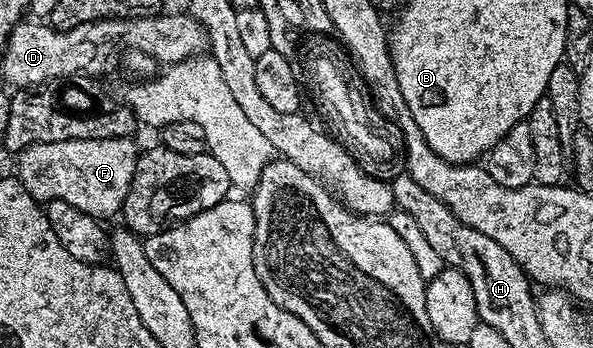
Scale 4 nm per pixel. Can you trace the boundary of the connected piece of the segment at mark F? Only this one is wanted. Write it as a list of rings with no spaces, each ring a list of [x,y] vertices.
[[[127,137],[28,145],[28,149],[17,152],[16,177],[40,205],[59,199],[102,221],[105,220],[105,215],[117,216],[128,197],[140,154],[139,148],[134,148],[134,141]]]

